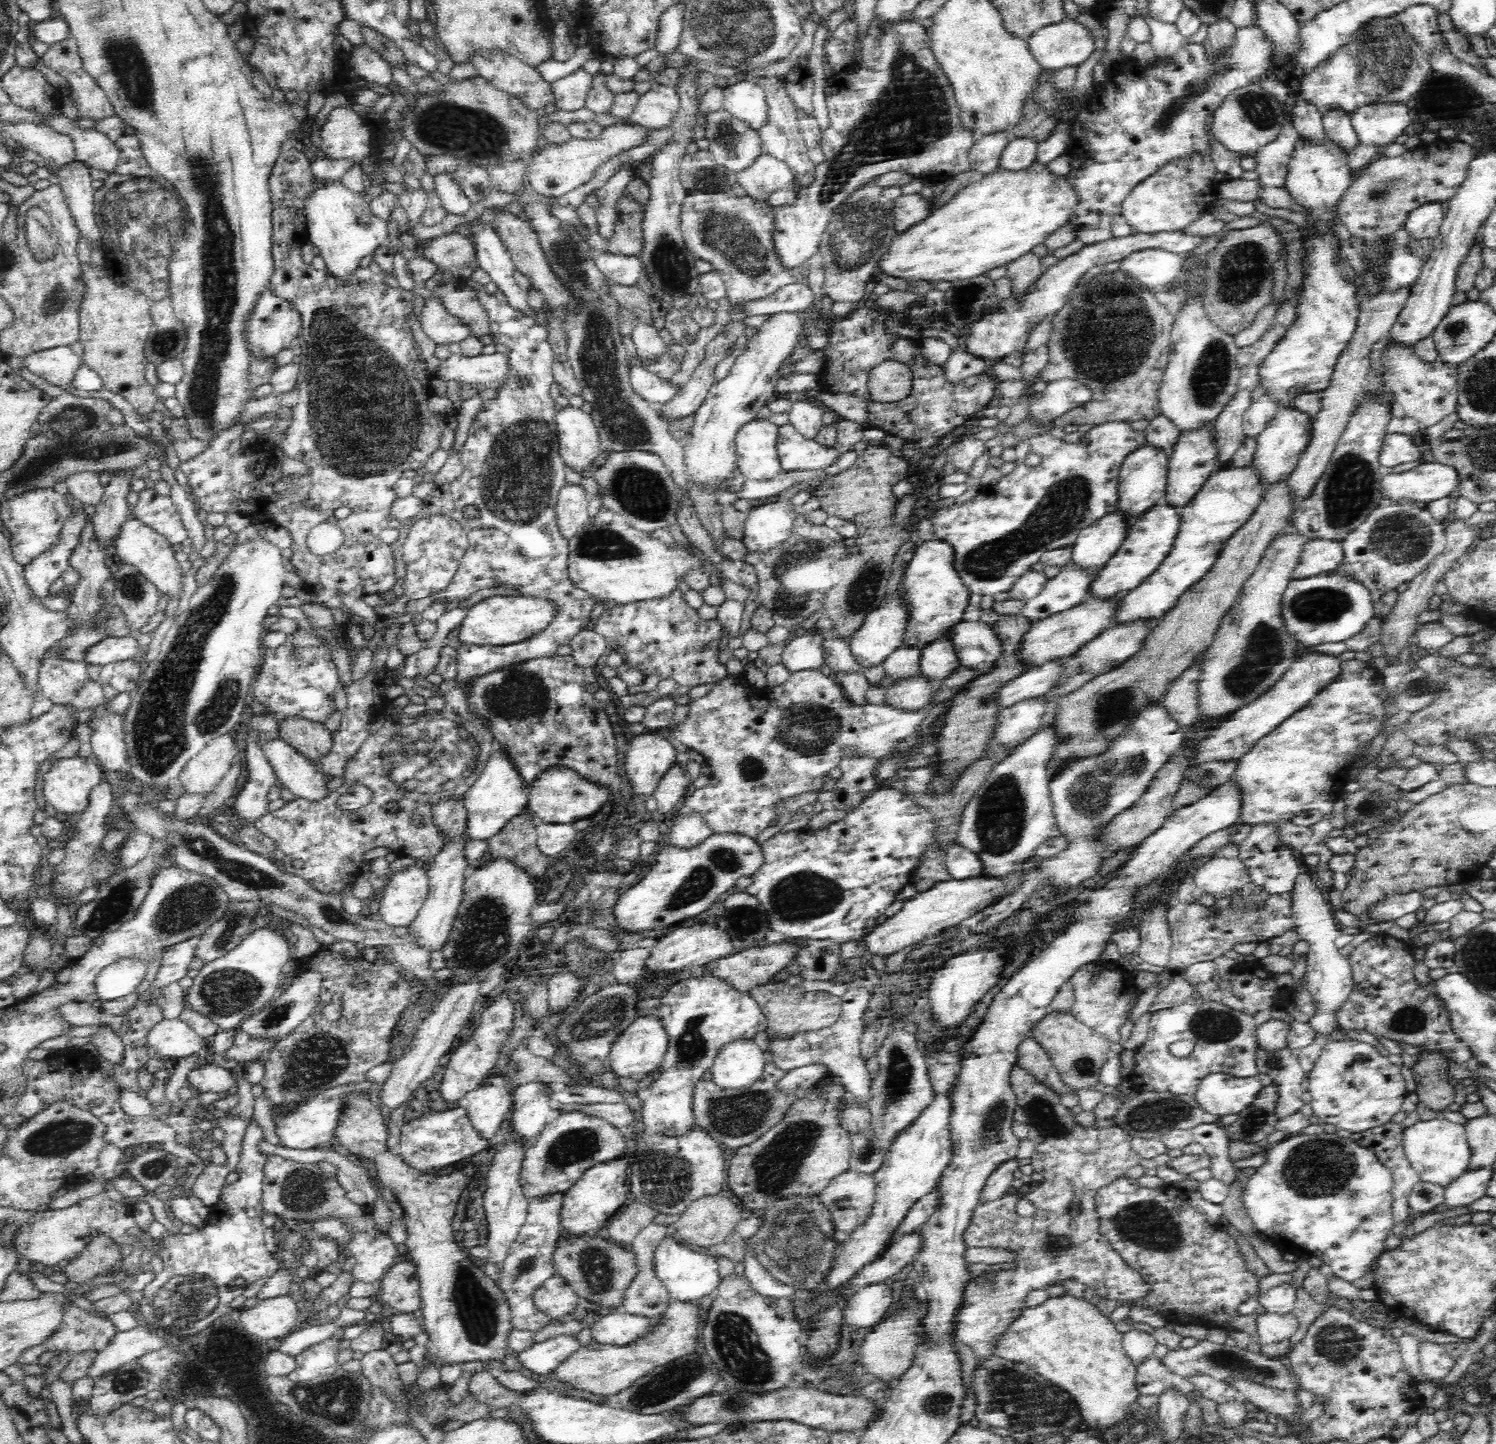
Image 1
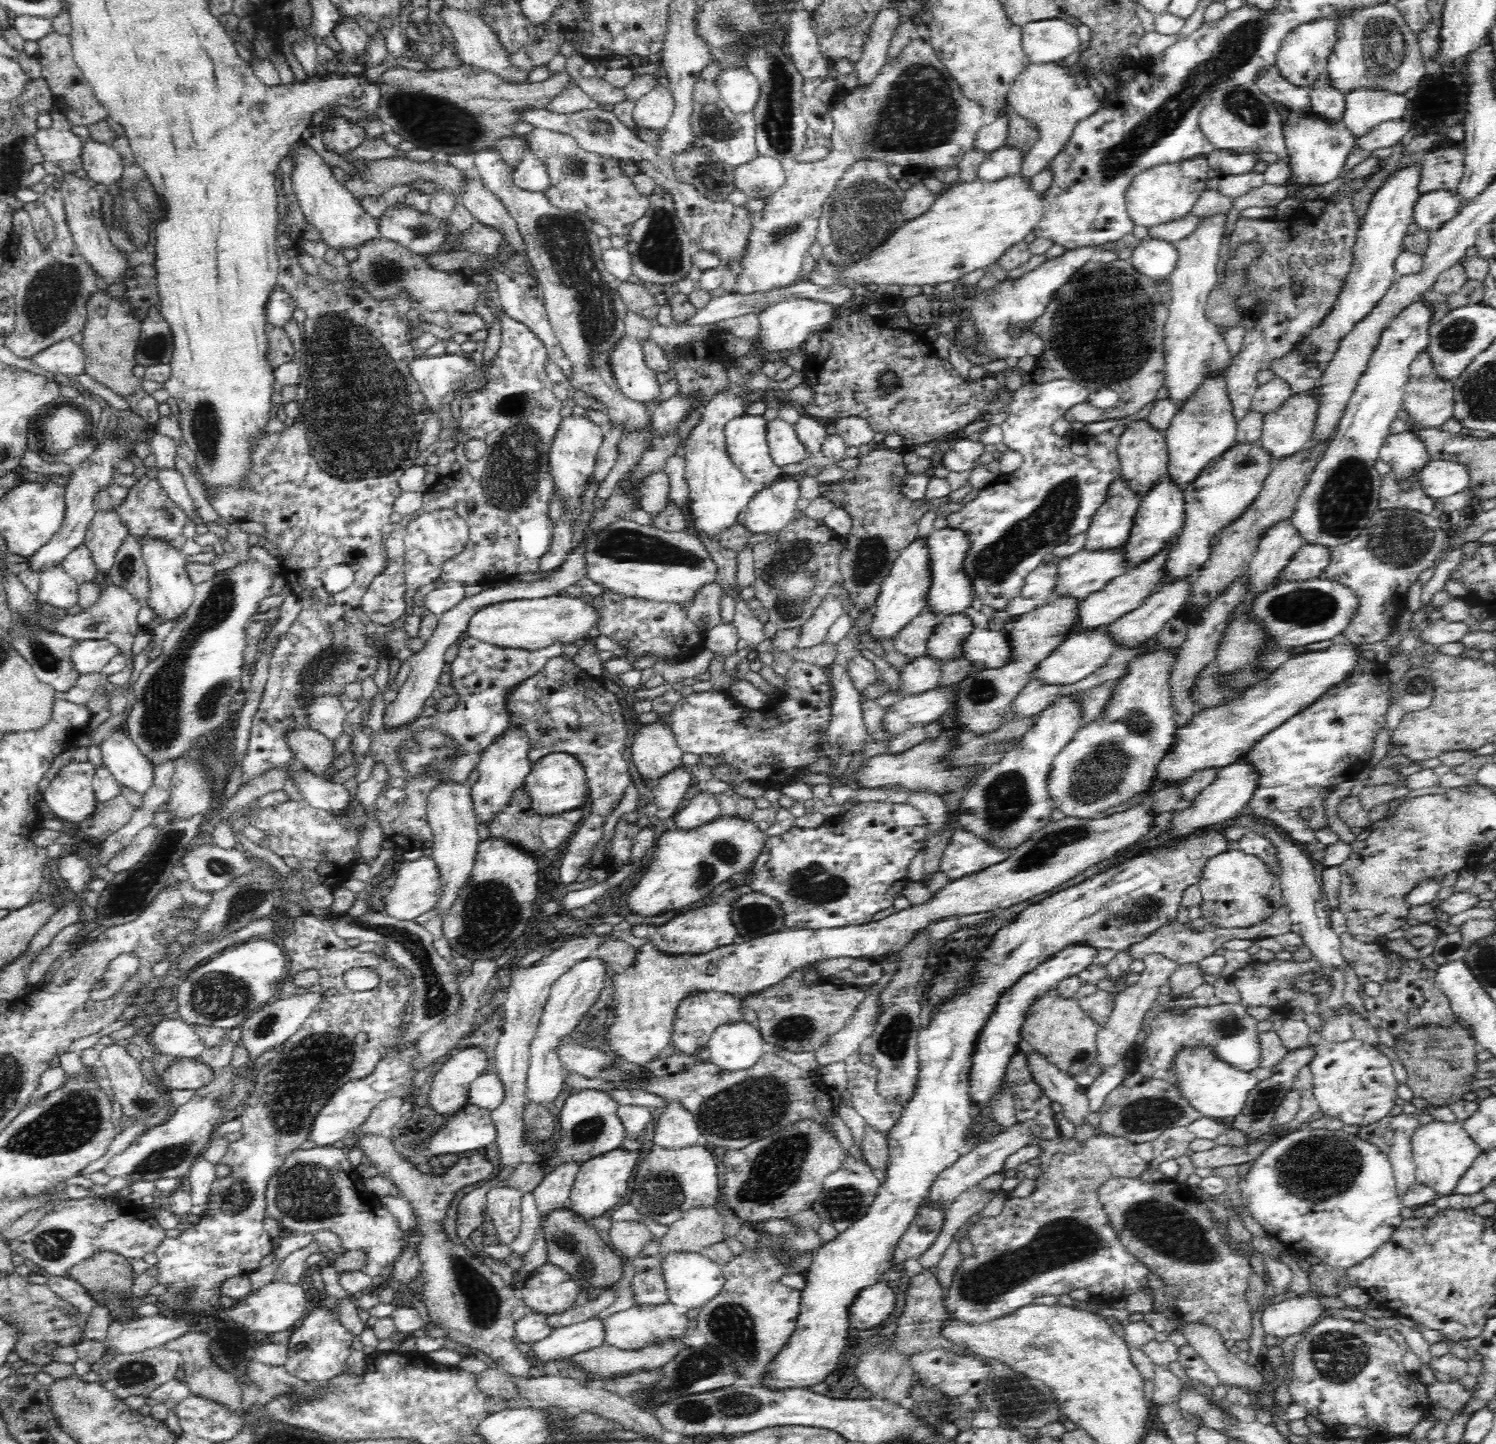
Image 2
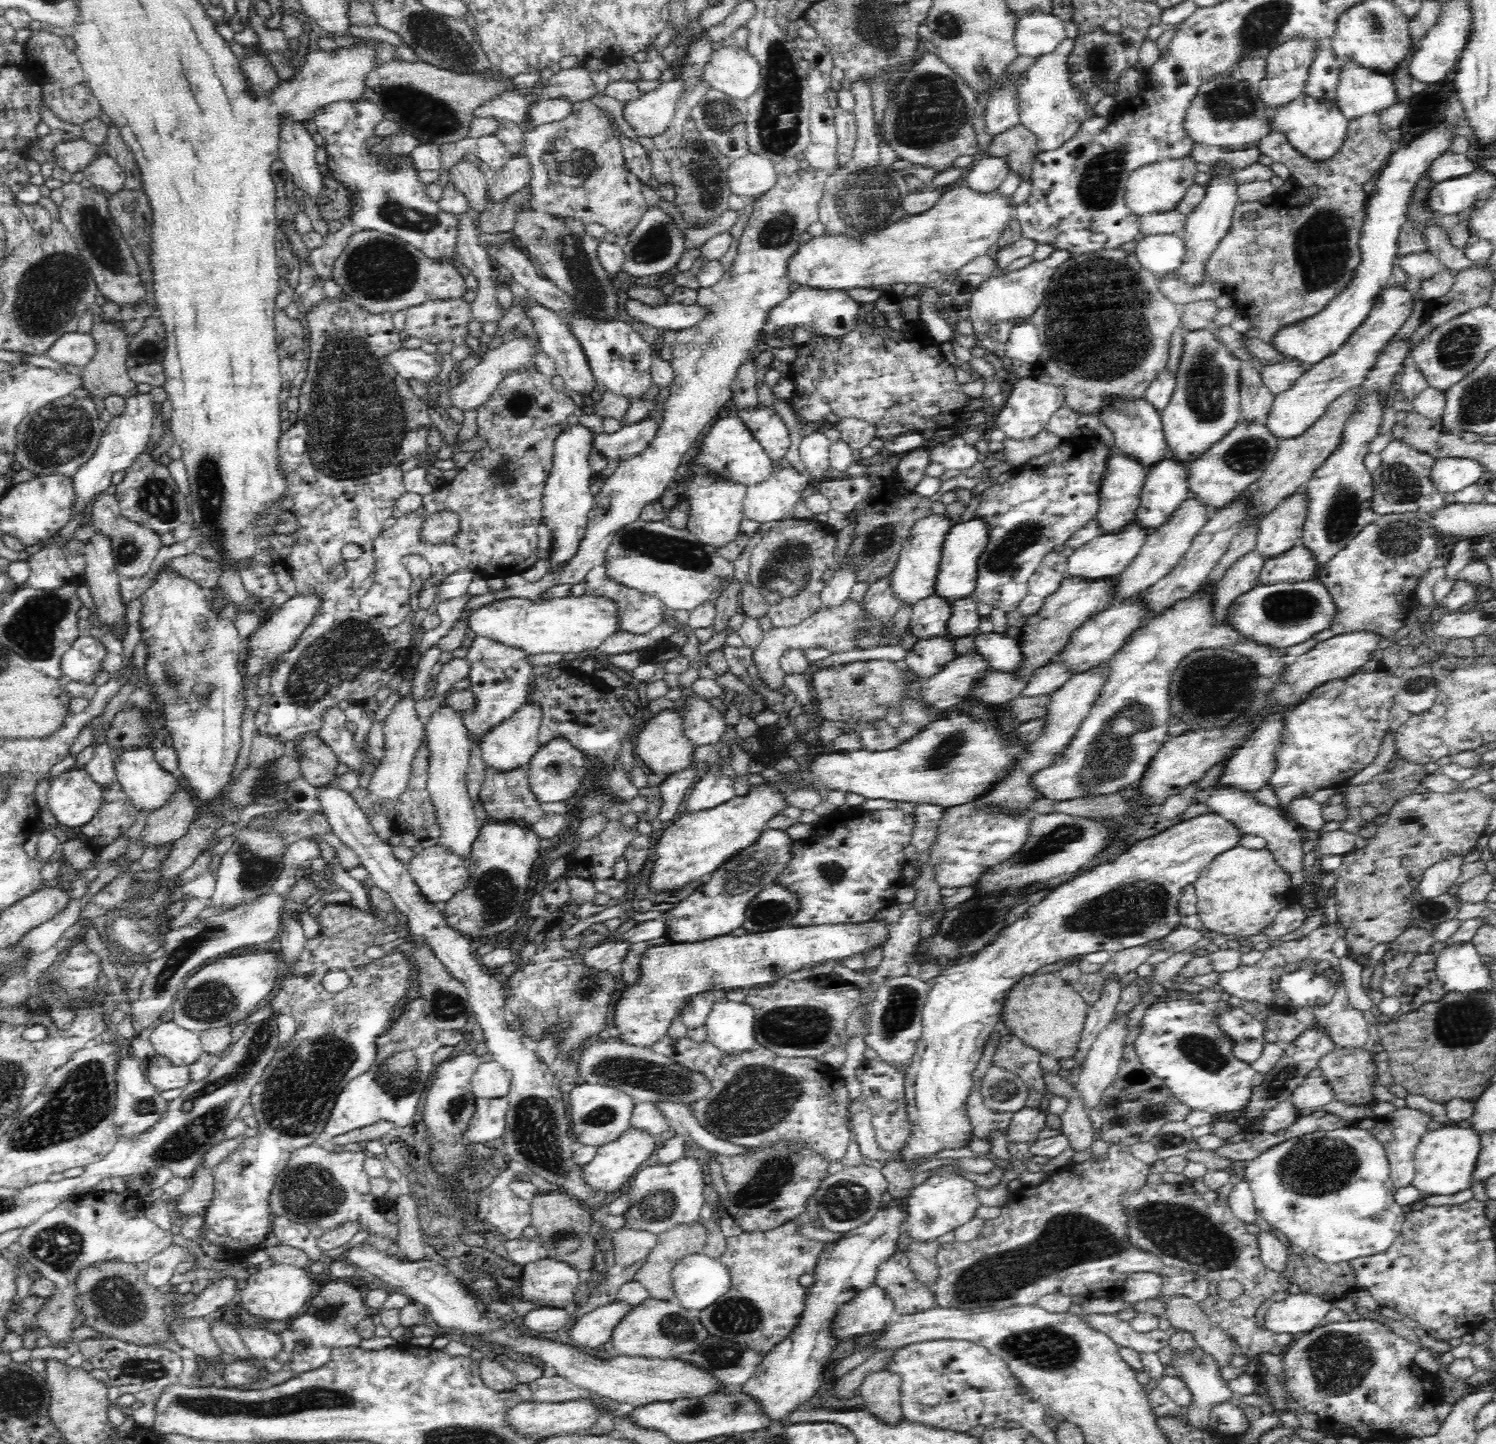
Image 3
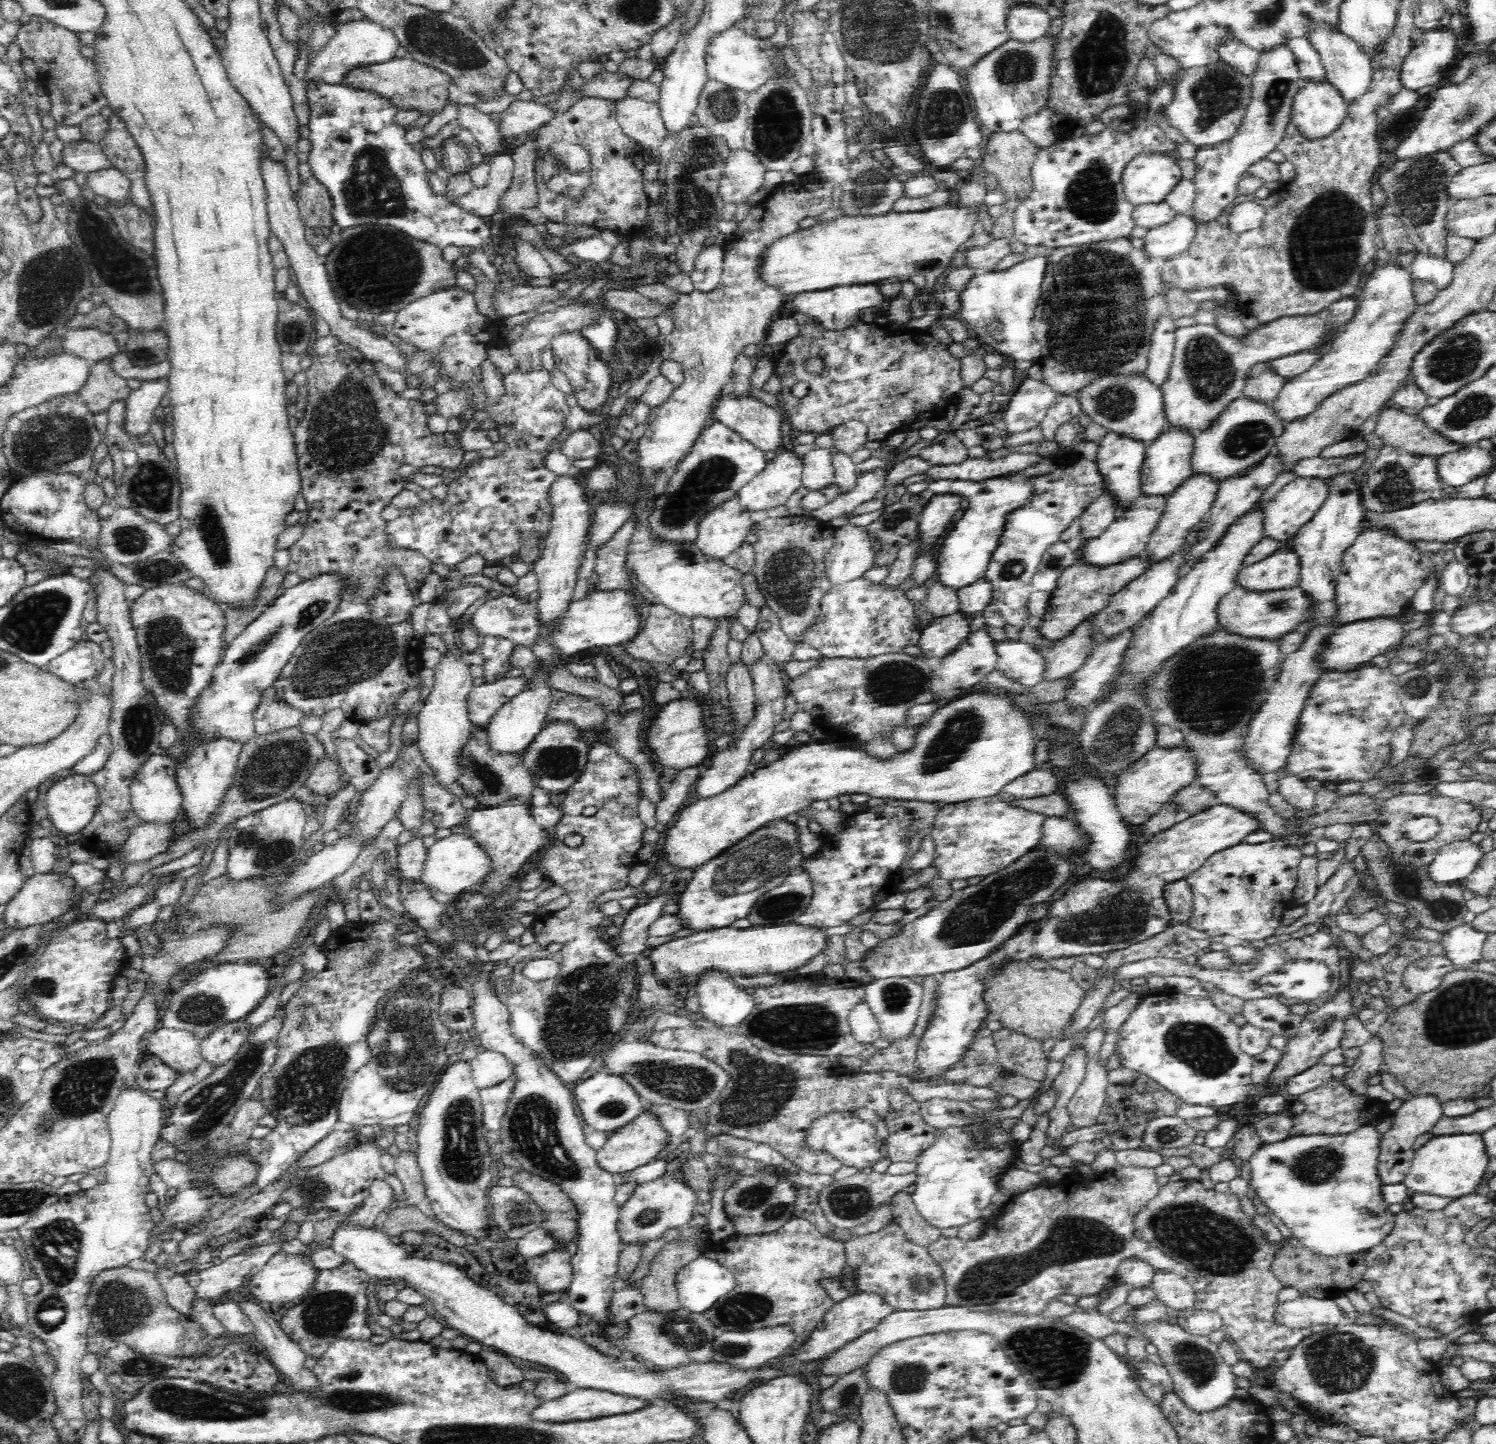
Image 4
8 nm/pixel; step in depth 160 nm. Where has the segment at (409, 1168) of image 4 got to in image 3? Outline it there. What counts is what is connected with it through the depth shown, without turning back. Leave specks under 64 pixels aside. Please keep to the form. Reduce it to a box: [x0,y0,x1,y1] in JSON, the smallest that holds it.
[396,1187,424,1262]

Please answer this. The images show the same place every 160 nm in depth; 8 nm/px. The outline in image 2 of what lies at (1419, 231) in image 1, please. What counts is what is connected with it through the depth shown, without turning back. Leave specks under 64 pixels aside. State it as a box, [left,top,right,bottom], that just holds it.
[1413,190,1460,233]

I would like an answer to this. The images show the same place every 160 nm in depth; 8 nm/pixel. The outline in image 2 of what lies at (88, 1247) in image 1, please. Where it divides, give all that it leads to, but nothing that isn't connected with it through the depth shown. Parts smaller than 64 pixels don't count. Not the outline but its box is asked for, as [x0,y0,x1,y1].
[67,1251,146,1320]

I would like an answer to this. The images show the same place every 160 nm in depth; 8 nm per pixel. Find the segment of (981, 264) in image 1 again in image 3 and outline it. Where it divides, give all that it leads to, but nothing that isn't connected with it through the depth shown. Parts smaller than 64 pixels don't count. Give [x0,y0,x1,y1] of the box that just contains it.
[788,181,1017,290]

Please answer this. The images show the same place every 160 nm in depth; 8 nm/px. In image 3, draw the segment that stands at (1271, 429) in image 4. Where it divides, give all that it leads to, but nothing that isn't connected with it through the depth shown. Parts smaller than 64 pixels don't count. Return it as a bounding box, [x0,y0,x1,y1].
[1188,422,1279,518]

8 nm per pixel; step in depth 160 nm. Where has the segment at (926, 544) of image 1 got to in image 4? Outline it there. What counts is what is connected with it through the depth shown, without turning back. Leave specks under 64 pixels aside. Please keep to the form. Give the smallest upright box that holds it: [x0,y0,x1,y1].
[928,471,1031,591]

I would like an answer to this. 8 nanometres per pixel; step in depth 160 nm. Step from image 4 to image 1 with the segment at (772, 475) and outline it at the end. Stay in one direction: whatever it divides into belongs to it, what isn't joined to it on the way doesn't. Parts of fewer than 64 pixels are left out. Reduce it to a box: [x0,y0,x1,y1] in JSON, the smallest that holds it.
[741,499,797,554]

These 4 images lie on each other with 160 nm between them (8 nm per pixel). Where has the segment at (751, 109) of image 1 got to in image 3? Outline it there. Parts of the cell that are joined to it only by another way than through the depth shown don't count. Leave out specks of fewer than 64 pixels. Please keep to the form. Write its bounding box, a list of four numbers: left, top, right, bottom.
[704,47,761,101]

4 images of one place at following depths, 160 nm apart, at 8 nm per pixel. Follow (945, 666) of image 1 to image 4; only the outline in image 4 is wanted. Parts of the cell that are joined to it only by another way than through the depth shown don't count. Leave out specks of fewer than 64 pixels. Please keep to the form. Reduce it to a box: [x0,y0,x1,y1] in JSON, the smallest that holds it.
[956,577,992,621]

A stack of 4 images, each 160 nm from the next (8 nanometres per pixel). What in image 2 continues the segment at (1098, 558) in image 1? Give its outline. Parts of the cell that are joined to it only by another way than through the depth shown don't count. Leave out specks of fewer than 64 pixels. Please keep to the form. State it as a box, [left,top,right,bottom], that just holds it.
[1084,478,1142,552]

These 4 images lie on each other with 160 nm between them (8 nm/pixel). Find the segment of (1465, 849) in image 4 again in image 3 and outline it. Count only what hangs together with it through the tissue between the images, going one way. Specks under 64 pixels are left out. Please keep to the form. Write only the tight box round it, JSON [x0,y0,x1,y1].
[1417,857,1464,898]

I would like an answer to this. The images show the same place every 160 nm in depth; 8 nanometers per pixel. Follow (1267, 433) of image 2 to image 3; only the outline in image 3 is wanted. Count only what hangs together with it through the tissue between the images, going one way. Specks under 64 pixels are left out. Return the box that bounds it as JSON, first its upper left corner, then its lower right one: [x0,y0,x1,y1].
[1264,285,1415,441]

